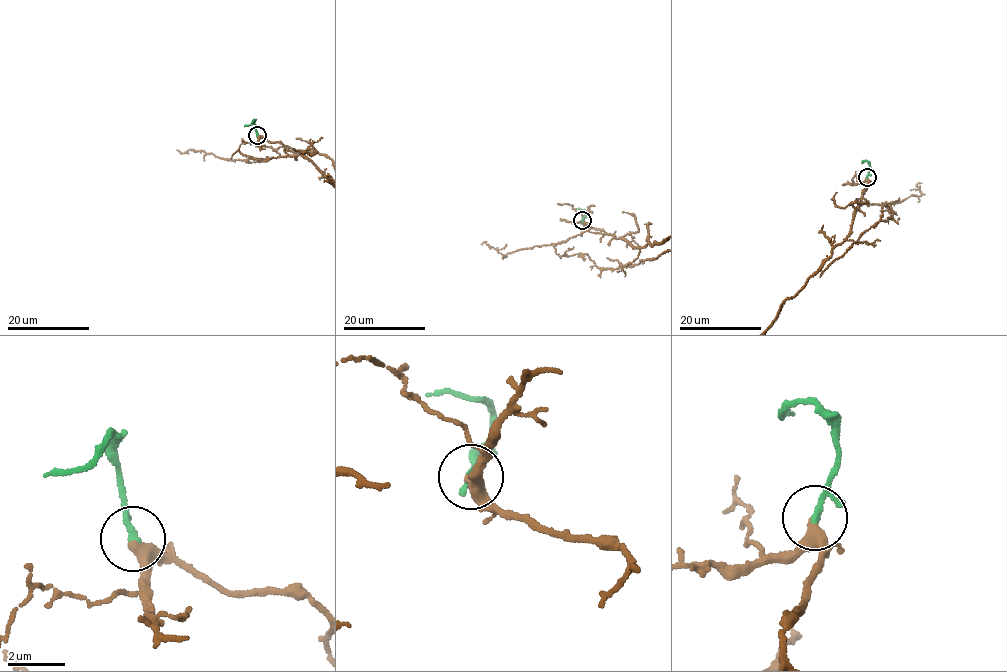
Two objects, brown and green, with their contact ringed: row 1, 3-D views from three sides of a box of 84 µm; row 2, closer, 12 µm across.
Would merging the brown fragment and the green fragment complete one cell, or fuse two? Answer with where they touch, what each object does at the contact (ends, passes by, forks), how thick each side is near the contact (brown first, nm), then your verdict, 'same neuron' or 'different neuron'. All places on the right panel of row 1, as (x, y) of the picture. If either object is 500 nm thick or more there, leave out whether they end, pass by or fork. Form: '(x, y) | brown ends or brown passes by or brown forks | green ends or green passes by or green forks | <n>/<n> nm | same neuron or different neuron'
(867, 177) | brown passes by | green passes by | 340/160 nm | same neuron

